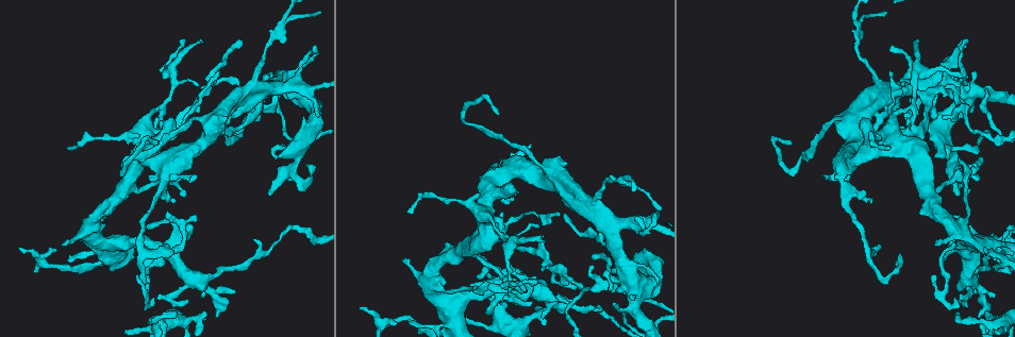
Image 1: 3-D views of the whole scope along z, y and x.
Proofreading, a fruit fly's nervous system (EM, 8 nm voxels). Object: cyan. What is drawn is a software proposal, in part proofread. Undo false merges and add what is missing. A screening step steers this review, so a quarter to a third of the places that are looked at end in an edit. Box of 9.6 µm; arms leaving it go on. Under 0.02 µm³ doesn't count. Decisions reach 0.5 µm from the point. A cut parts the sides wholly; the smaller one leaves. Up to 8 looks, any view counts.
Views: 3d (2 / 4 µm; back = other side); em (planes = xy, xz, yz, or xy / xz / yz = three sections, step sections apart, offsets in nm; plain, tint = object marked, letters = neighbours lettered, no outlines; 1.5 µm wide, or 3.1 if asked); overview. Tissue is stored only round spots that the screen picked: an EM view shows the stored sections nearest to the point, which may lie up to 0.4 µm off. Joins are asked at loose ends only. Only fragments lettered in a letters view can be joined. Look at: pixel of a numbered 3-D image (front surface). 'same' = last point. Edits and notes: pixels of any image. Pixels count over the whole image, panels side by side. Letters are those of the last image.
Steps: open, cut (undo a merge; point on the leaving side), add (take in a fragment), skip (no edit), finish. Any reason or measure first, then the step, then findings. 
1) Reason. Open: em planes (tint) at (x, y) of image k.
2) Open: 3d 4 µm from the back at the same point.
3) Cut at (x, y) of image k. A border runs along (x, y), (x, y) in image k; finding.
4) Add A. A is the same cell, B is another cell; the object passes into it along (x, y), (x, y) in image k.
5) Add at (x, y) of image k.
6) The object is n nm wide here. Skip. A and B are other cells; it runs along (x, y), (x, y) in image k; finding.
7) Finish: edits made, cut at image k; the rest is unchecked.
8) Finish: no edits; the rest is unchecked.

Free end. Open: em planes (letters) at (959, 310) of image 1.

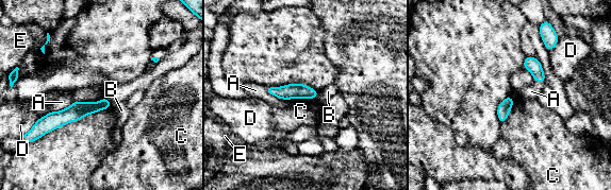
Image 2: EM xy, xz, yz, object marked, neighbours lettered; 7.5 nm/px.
Skip. A, B, C, D and E are other cells; it runs along (106, 103), (43, 120) in image 2; no lettered fragment goes on from it.

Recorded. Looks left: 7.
Thin end. Open: em planes (letters) at (508, 204) of image 1.

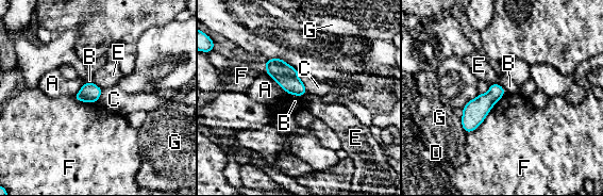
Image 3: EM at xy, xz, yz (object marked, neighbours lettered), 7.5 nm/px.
The longest contact is with F, 420 nm. Skip. A, B, C, D, E, F and G are other cells; none of them fits.

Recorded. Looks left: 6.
Sharp bend. Open: 3d 4 µm at (462, 116) of image 1.

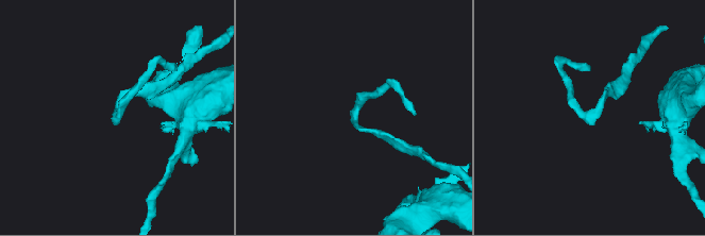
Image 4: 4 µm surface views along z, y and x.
Open: em yz step 4 (letters) at (355, 116) of image 4.

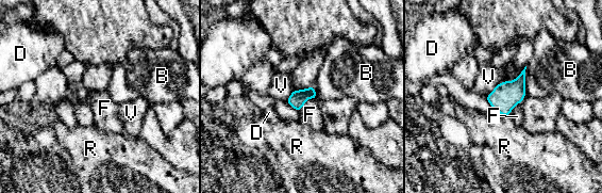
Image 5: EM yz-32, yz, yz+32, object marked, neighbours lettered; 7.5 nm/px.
Another direction. Open: em planes (letters) at the same point.

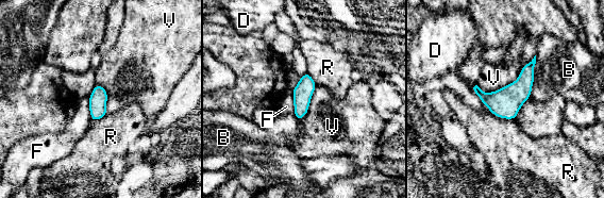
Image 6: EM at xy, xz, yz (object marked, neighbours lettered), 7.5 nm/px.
Skip. B, D, F, R and V are other cells; a border runs along (522, 68), (495, 91), (477, 86) in image 6; all the same neuron.

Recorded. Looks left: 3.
Finish: no edits; the rest is unchecked.

